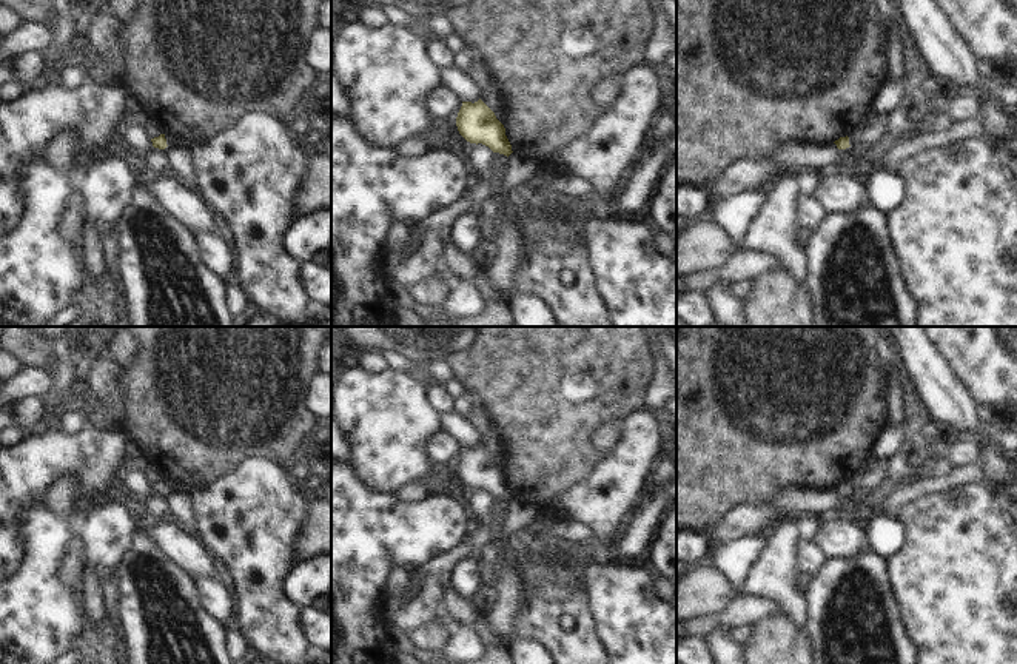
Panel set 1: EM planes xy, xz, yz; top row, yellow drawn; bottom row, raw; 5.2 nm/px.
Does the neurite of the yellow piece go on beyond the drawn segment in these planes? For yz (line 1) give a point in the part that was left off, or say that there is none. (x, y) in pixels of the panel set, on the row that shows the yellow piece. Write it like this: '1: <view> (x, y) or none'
1: none

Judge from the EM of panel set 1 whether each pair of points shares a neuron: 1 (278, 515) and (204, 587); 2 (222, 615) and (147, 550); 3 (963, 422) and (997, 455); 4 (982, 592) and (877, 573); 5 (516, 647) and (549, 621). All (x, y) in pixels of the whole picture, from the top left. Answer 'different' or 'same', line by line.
1: different
2: different
3: same
4: different
5: different

